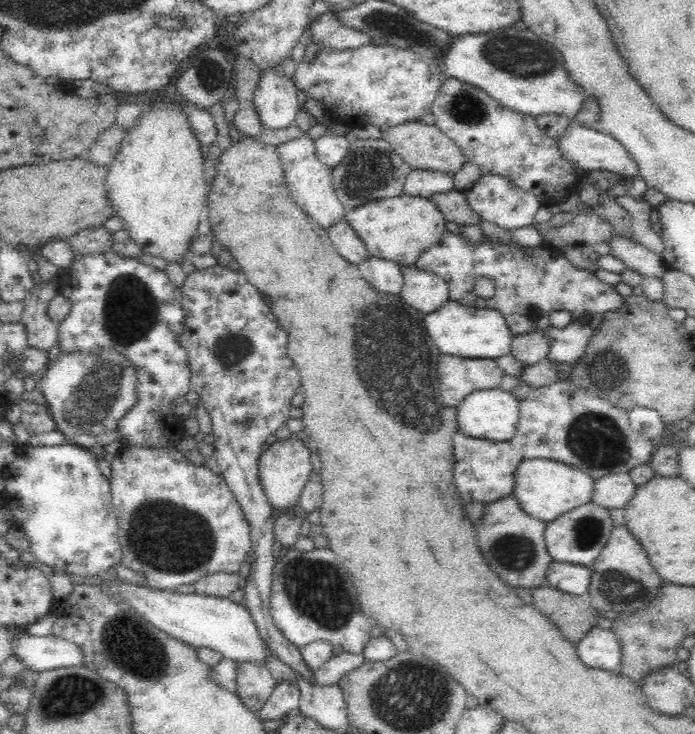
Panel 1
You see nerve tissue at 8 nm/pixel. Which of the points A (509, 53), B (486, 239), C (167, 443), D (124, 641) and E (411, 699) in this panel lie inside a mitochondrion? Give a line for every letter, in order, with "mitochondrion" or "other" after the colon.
A: mitochondrion
B: other
C: other
D: mitochondrion
E: mitochondrion

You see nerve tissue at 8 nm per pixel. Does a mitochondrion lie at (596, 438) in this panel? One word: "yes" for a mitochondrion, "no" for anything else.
yes

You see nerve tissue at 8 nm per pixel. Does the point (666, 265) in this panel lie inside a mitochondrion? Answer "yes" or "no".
no

